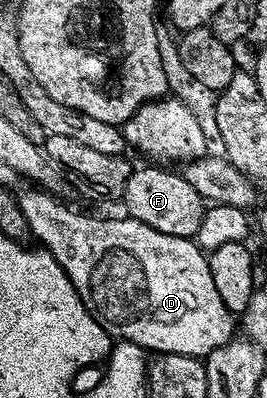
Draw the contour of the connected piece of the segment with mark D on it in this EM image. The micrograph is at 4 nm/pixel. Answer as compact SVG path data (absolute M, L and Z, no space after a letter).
M33 187L17 194L29 232L48 250L82 297L88 310L116 341L136 343L148 353L178 353L203 360L237 334L237 316L226 307L210 274L208 255L192 239L158 233L142 221L121 217L92 217L80 213L47 190Z

